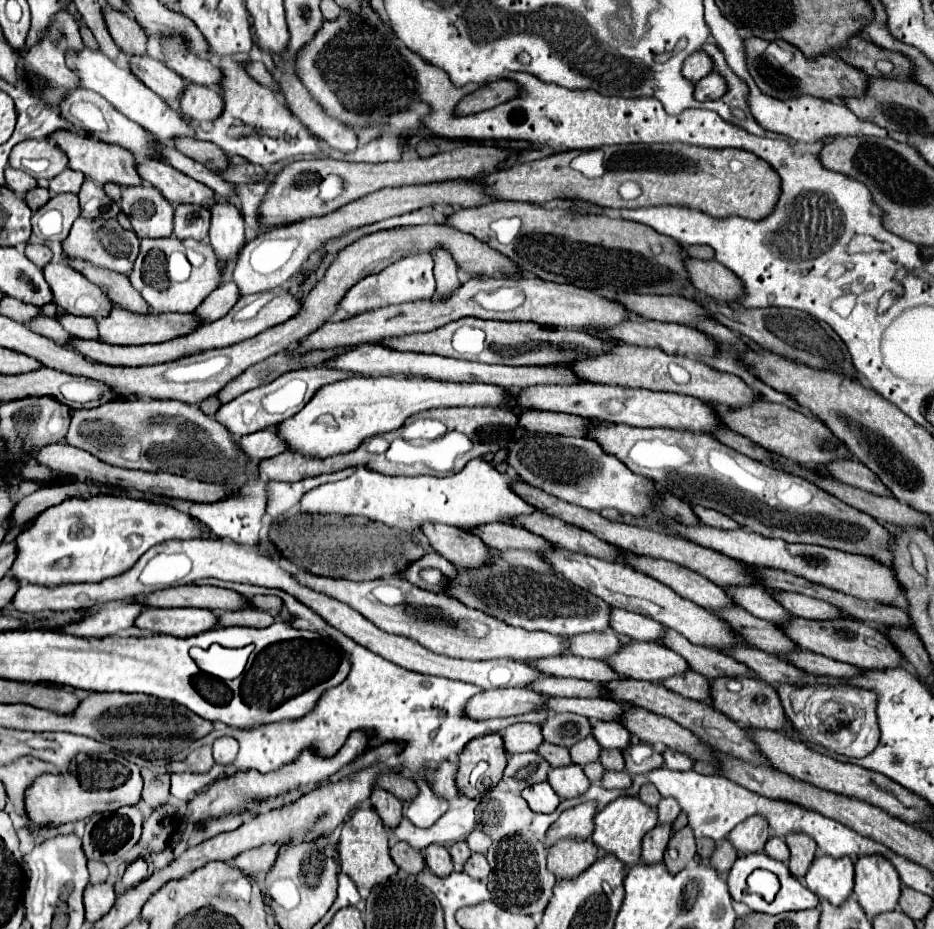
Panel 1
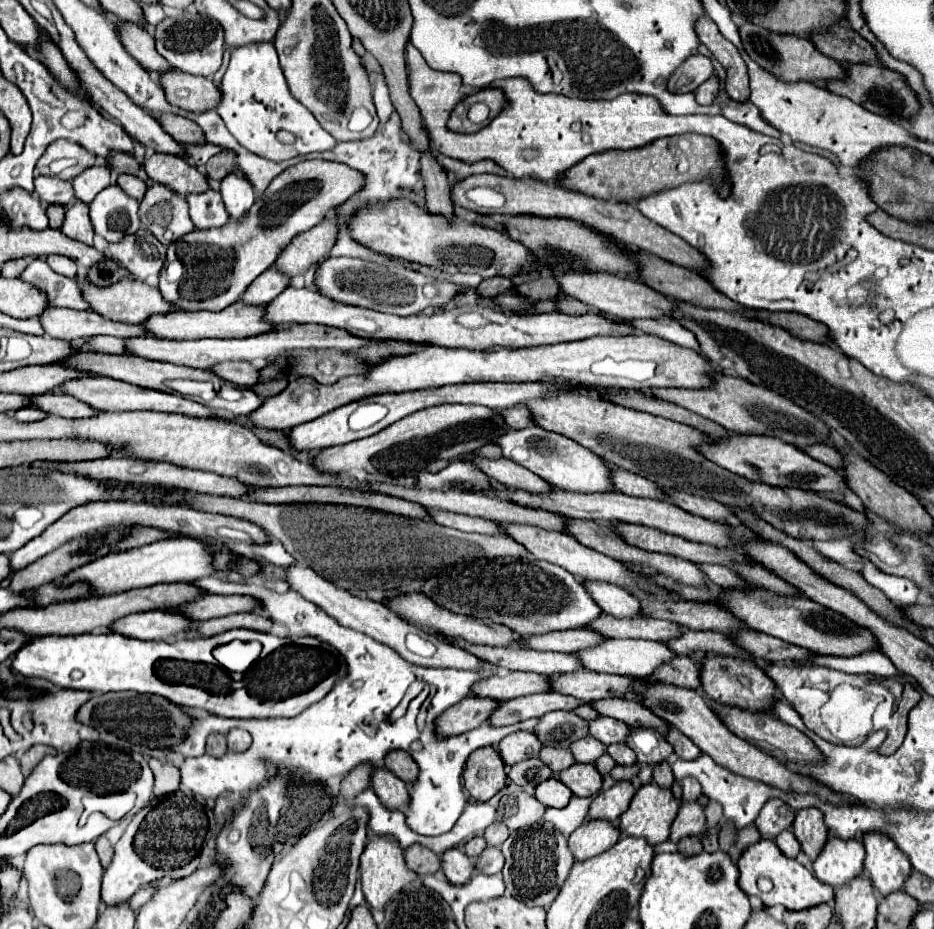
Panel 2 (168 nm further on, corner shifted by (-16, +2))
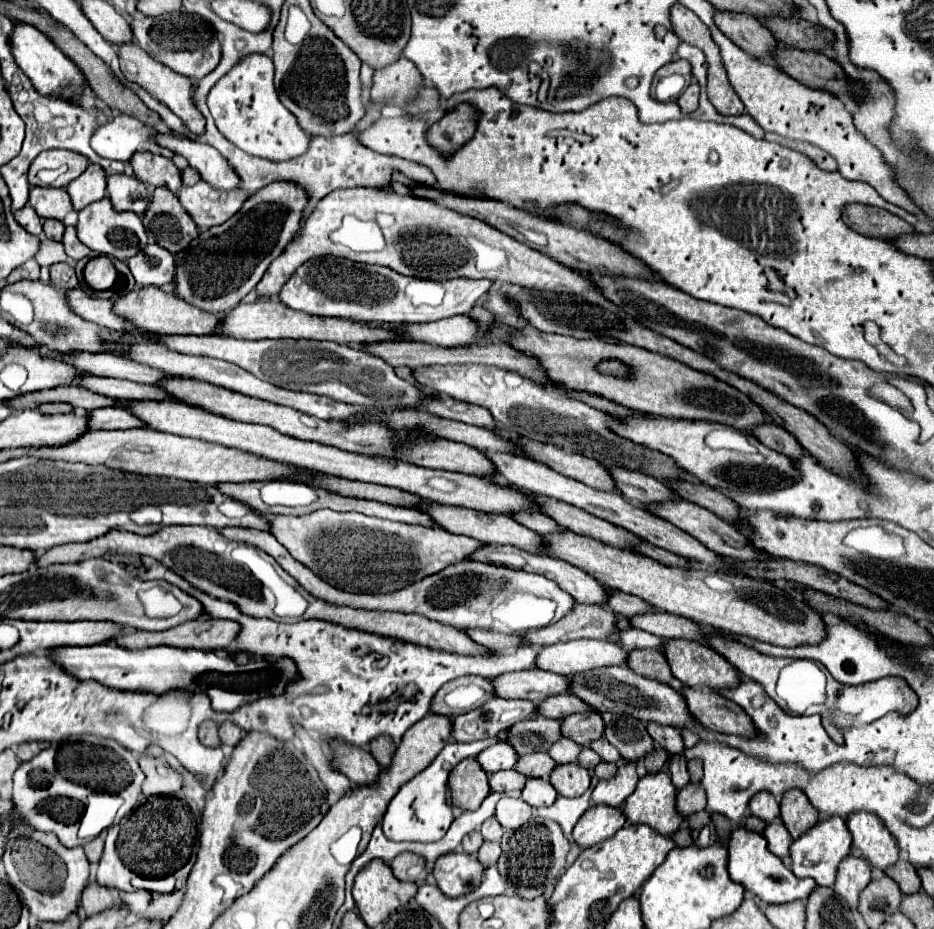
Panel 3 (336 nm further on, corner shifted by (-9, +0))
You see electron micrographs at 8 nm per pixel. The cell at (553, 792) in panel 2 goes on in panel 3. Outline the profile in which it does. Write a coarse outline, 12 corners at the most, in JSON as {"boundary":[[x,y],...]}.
{"boundary":[[529,778],[521,798],[529,806],[549,806],[557,792],[547,780]]}

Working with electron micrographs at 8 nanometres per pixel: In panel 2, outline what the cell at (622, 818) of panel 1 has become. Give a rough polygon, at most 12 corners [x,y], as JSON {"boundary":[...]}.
{"boundary":[[646,784],[618,828],[656,846],[668,840],[678,808],[670,790]]}

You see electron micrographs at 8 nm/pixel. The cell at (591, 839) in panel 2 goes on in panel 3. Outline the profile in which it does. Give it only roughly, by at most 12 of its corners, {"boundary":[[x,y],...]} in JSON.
{"boundary":[[597,804],[577,822],[573,838],[591,848],[627,822],[621,808]]}

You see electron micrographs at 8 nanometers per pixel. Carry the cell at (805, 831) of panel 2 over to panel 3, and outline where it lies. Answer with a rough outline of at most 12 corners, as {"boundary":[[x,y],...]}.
{"boundary":[[799,788],[781,798],[781,820],[799,838],[819,820]]}

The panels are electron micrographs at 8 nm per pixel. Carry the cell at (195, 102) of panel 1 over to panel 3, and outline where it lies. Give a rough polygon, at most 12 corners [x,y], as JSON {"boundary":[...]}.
{"boundary":[[137,42],[117,46],[121,72],[169,106],[193,134],[205,118],[193,84]]}

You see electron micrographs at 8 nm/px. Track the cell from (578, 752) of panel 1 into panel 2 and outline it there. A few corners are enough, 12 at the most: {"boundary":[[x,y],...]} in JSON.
{"boundary":[[586,736],[570,750],[578,762],[594,762],[606,752],[600,740]]}

